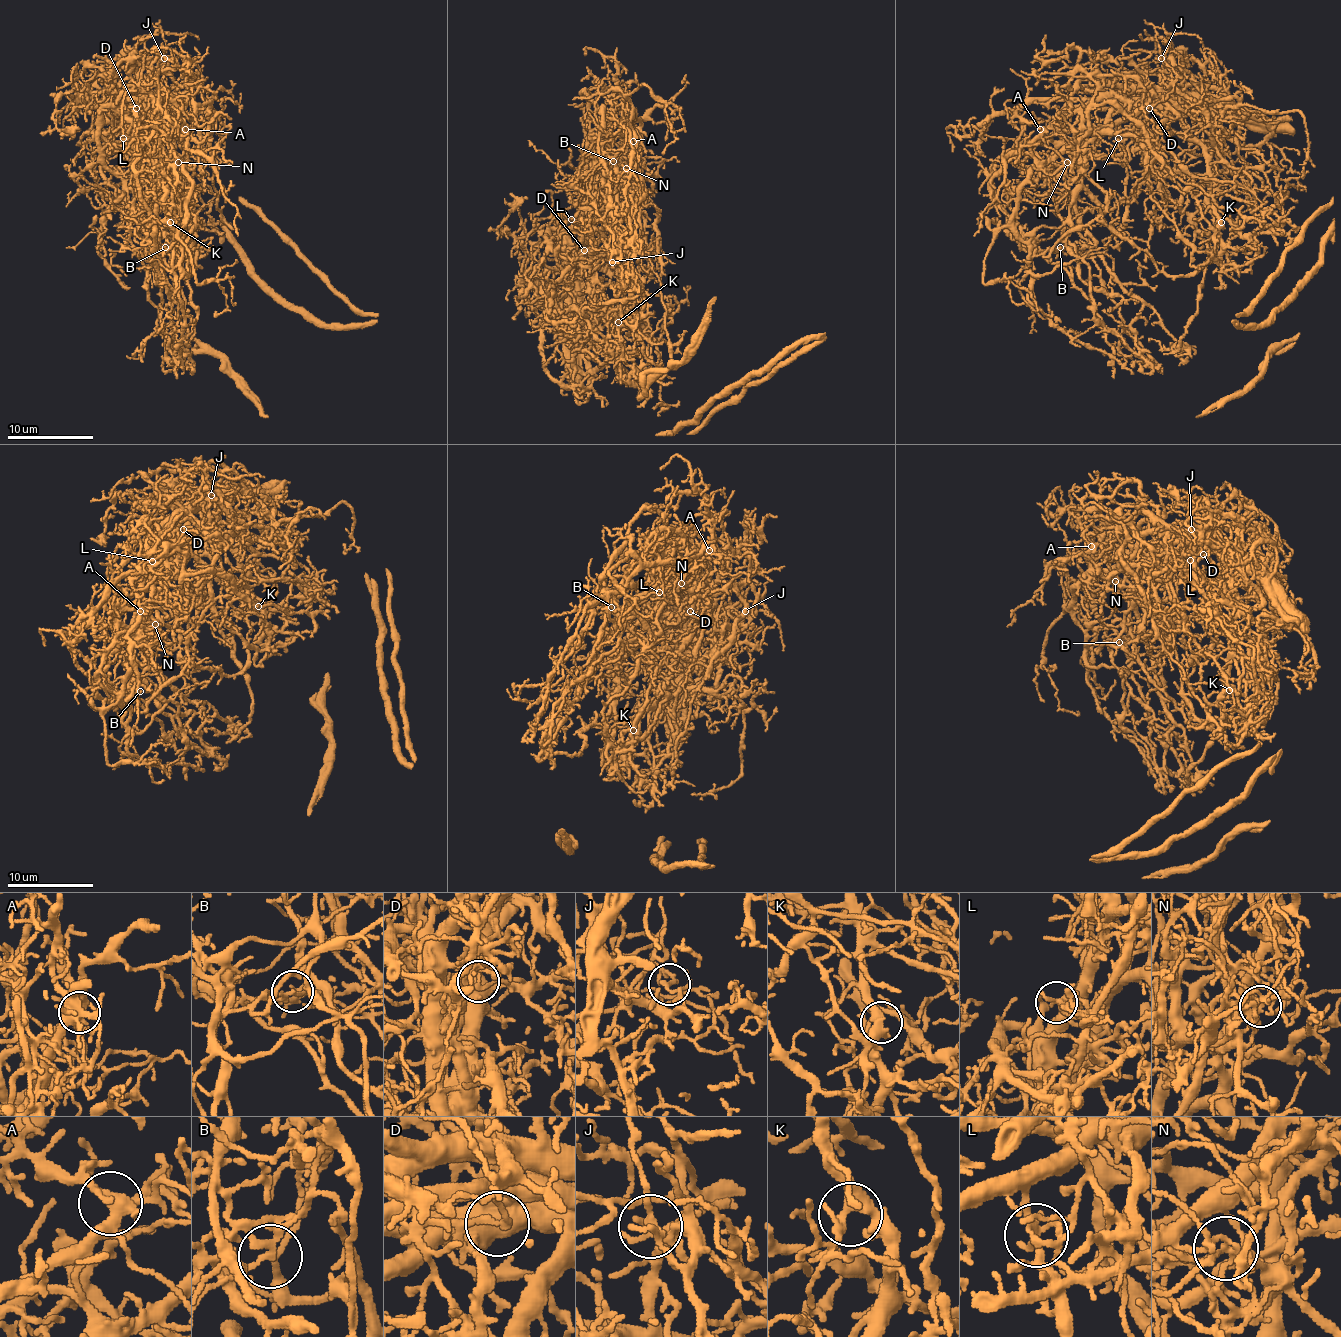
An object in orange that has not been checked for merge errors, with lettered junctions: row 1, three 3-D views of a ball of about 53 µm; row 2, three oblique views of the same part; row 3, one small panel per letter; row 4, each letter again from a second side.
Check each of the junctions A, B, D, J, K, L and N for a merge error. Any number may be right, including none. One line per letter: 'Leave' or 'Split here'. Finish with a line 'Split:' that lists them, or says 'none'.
A: Leave
B: Split here
D: Split here
J: Leave
K: Leave
L: Split here
N: Split here
Split: B, D, L, N

